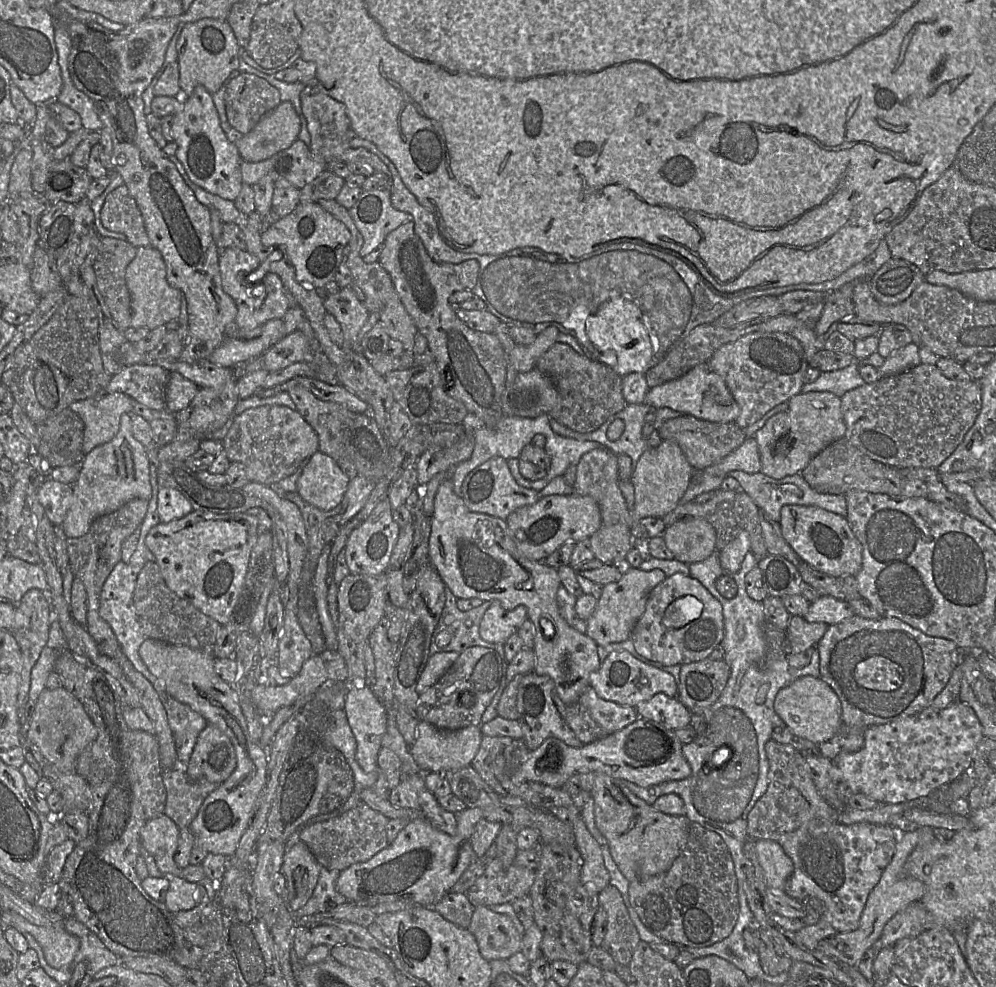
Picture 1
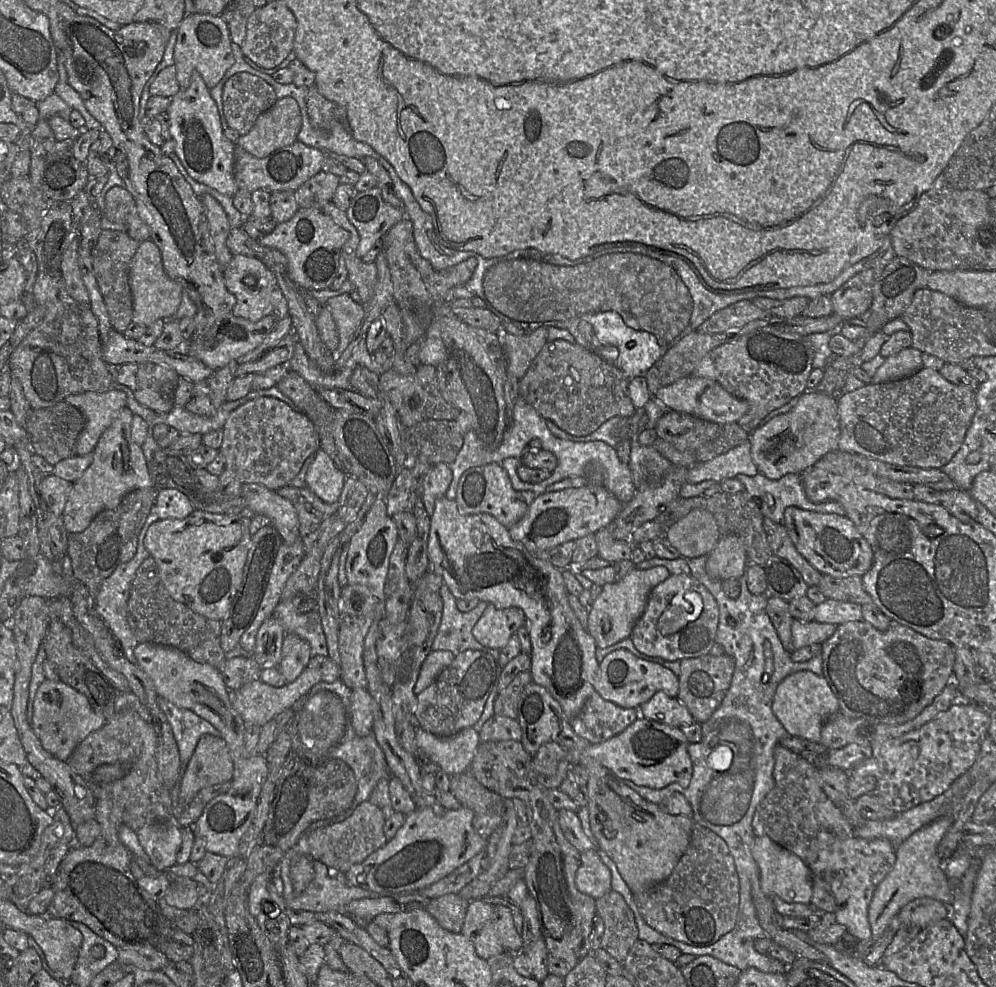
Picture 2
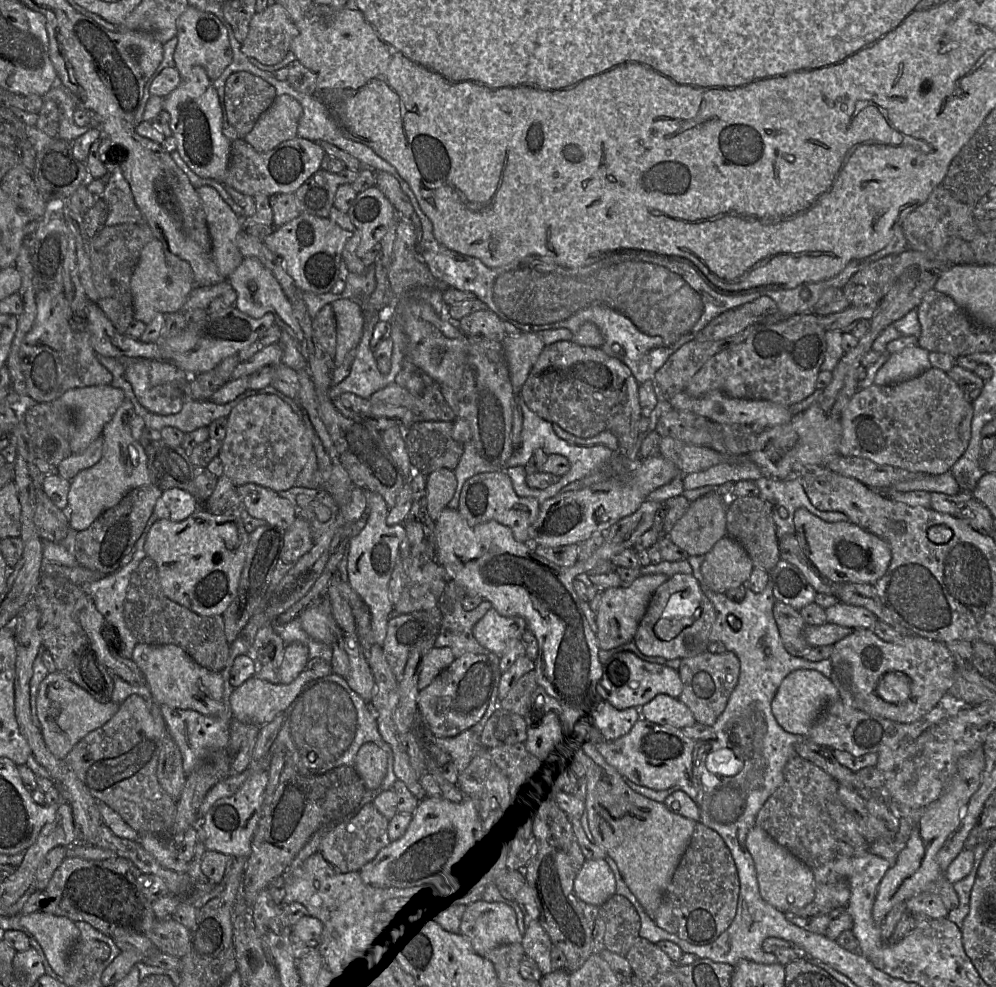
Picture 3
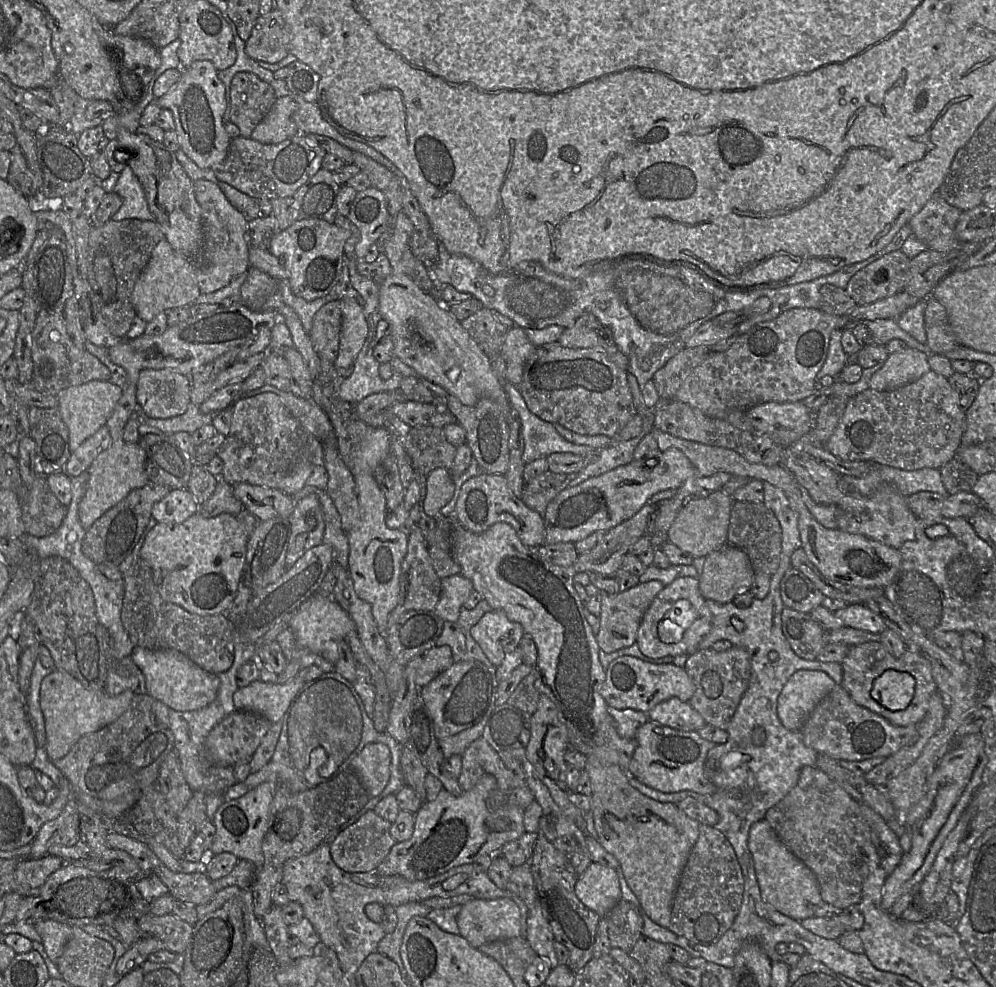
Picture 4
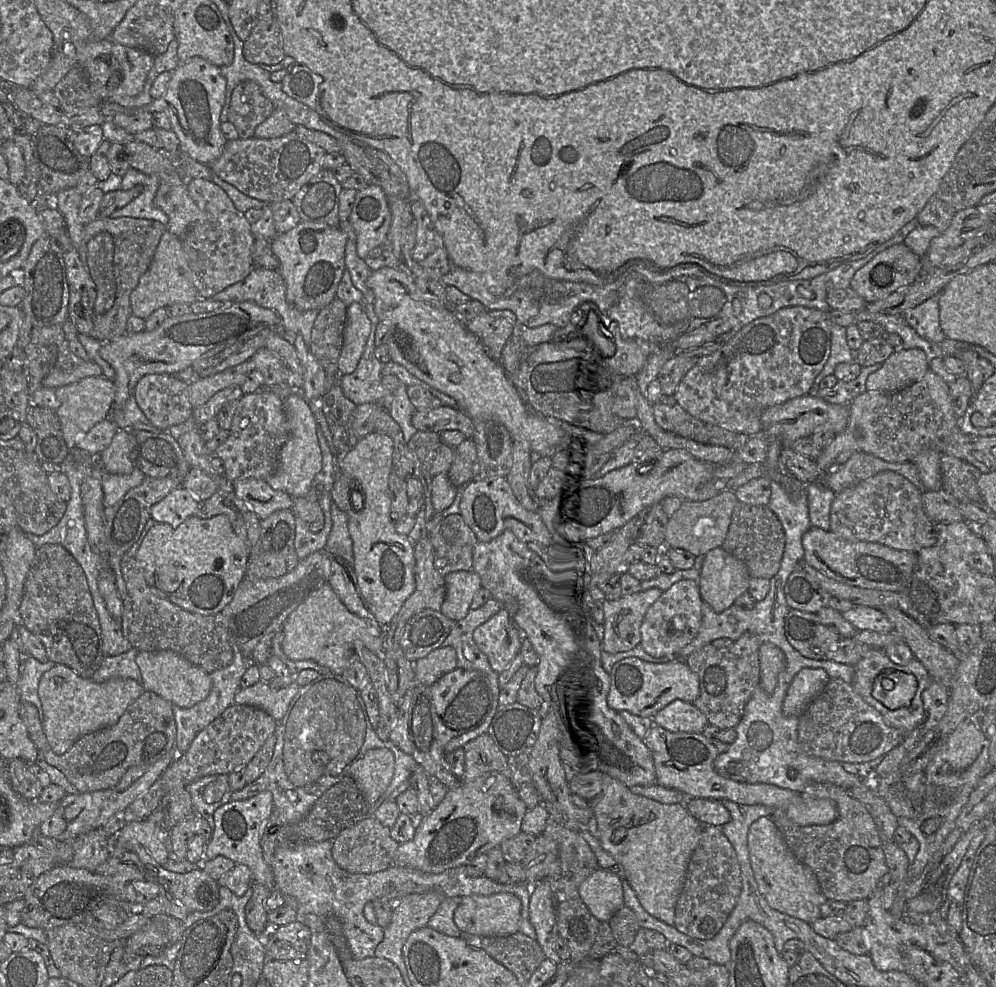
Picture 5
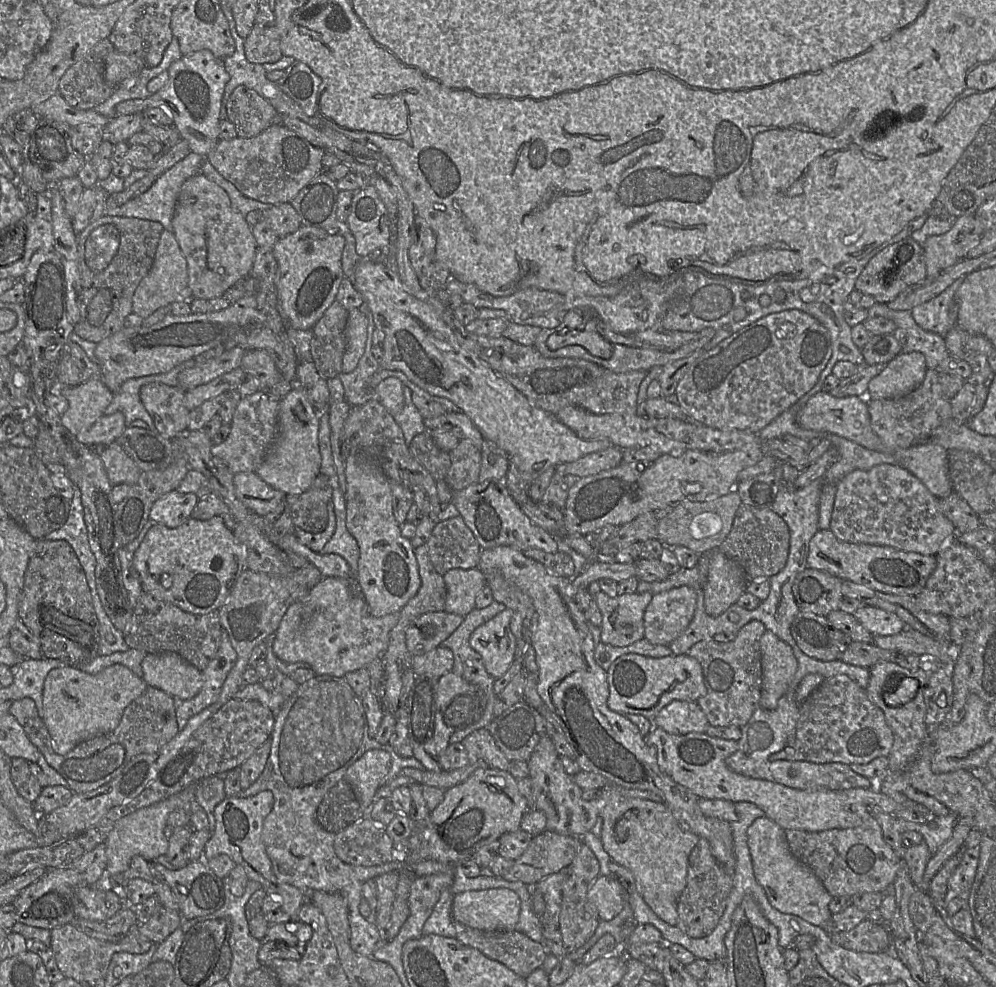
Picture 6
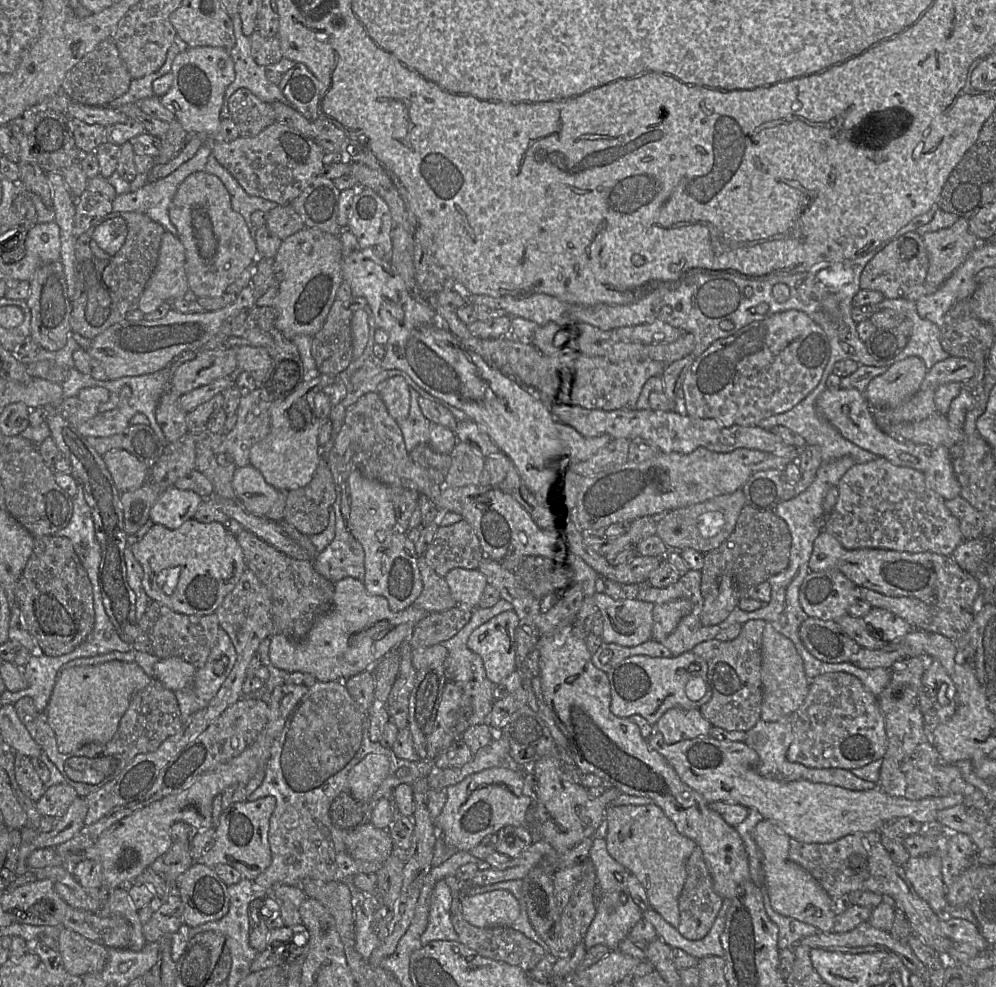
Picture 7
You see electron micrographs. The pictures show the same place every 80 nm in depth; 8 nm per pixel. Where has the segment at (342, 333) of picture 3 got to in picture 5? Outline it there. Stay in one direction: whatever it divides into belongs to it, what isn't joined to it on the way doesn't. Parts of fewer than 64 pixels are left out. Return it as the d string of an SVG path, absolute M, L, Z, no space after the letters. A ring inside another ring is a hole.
M354 302L347 306L347 318L343 332L343 345L338 359L339 375L351 374L364 352L371 322L362 306Z

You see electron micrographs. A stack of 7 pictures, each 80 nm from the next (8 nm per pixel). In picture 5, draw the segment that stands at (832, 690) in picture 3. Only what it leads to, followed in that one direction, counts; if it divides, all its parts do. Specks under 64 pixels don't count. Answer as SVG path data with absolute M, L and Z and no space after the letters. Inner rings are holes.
M803 668L793 678L782 704L784 716L800 717L829 681L822 668Z

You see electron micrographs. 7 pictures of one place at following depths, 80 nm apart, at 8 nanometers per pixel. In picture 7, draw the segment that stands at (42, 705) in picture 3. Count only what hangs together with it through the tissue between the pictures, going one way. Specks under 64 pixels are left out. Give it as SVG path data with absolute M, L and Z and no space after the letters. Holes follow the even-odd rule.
M109 661L93 666L75 666L58 672L57 679L45 709L53 729L58 751L69 754L88 743L107 743L116 733L120 720L132 698L150 683L148 676L136 662Z

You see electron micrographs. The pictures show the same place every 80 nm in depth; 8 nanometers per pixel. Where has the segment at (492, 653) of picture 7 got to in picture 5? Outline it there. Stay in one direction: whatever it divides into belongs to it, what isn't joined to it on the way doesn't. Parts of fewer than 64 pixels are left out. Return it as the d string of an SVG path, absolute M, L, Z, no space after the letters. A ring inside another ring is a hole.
M503 608L474 630L473 639L479 650L488 658L491 668L500 674L507 669L520 652L524 638L519 628L514 624L509 611Z

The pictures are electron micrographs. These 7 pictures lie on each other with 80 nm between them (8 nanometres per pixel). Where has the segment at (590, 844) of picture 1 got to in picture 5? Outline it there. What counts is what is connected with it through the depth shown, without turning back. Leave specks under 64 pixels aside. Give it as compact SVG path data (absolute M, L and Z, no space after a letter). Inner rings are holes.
M602 868L588 876L578 891L584 904L600 922L608 922L625 906L621 878Z

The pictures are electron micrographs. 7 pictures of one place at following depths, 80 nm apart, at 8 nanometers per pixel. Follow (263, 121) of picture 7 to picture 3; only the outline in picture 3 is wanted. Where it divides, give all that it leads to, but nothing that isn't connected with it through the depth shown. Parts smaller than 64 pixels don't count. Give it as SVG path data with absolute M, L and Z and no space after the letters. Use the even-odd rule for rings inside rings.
M236 72L226 81L224 102L227 120L235 128L239 138L244 139L250 133L259 117L272 105L277 97L275 88L251 73Z

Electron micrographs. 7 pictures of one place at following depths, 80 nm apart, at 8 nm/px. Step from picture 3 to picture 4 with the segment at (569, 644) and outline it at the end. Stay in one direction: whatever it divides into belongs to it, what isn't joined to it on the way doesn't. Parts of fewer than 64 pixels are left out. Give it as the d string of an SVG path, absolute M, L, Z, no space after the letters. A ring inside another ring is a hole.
M645 504L631 518L605 532L595 547L579 554L570 566L557 566L547 561L524 545L513 527L505 522L497 522L482 533L471 532L456 523L451 533L453 558L461 566L461 574L472 581L474 591L480 593L493 610L503 611L510 621L520 623L525 634L535 642L538 652L535 666L538 669L538 678L534 686L556 705L558 719L568 730L570 748L586 757L595 756L602 764L618 765L625 772L633 757L636 743L633 739L618 735L616 722L608 713L608 706L601 696L605 669L599 661L600 648L584 616L584 605L573 584L574 576L580 572L598 572L615 577L615 572L621 567L630 547L646 534L648 518L653 509L654 505Z

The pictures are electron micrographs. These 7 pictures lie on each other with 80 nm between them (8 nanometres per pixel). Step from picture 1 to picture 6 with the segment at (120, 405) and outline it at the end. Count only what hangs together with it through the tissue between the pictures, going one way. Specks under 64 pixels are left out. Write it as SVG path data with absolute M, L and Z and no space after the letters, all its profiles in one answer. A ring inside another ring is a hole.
M92 377L77 386L63 387L58 392L69 404L60 416L61 422L73 435L89 428L104 415L114 396L101 377Z

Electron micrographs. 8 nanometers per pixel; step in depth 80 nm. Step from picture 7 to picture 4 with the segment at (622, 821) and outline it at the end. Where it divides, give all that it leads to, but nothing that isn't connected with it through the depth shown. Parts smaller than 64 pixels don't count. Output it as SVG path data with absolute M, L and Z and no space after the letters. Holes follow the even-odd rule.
M588 756L585 771L591 783L590 812L598 843L619 862L627 885L646 915L656 924L667 928L675 892L690 851L697 841L700 823L688 817L675 803L658 802L641 794L629 784L630 775L618 765L602 764L595 756Z

